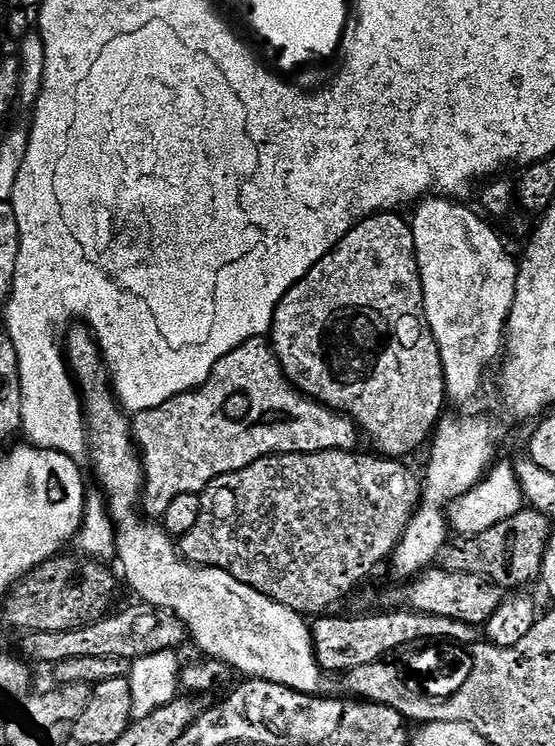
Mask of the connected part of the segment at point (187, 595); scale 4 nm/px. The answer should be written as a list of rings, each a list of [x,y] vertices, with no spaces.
[[[122,517],[120,524],[118,520],[116,556],[139,599],[175,616],[208,655],[205,657],[225,660],[241,668],[248,678],[285,684],[298,692],[317,691],[322,668],[313,651],[309,625],[304,625],[301,613],[258,594],[258,590],[238,582],[221,568],[182,562],[173,537],[160,526],[132,524],[128,517]]]

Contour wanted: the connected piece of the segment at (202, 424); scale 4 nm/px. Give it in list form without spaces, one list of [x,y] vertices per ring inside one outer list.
[[[267,339],[245,340],[248,340],[245,344],[221,358],[216,377],[198,392],[182,392],[178,396],[171,396],[156,408],[135,413],[131,426],[139,455],[142,457],[146,481],[142,490],[144,494],[148,494],[148,508],[156,518],[163,518],[170,502],[178,494],[199,494],[215,476],[244,468],[260,456],[275,454],[281,450],[304,450],[309,447],[307,444],[320,444],[316,446],[324,450],[352,450],[357,447],[358,425],[355,420],[297,390],[284,375],[280,359]]]

